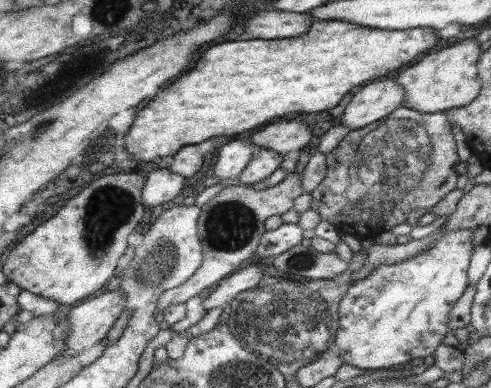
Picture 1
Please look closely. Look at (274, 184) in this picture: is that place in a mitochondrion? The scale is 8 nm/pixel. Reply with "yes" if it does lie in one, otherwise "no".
no

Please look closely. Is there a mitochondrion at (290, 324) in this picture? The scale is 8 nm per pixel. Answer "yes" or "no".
yes

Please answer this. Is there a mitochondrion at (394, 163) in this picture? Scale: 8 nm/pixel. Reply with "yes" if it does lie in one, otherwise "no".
yes

